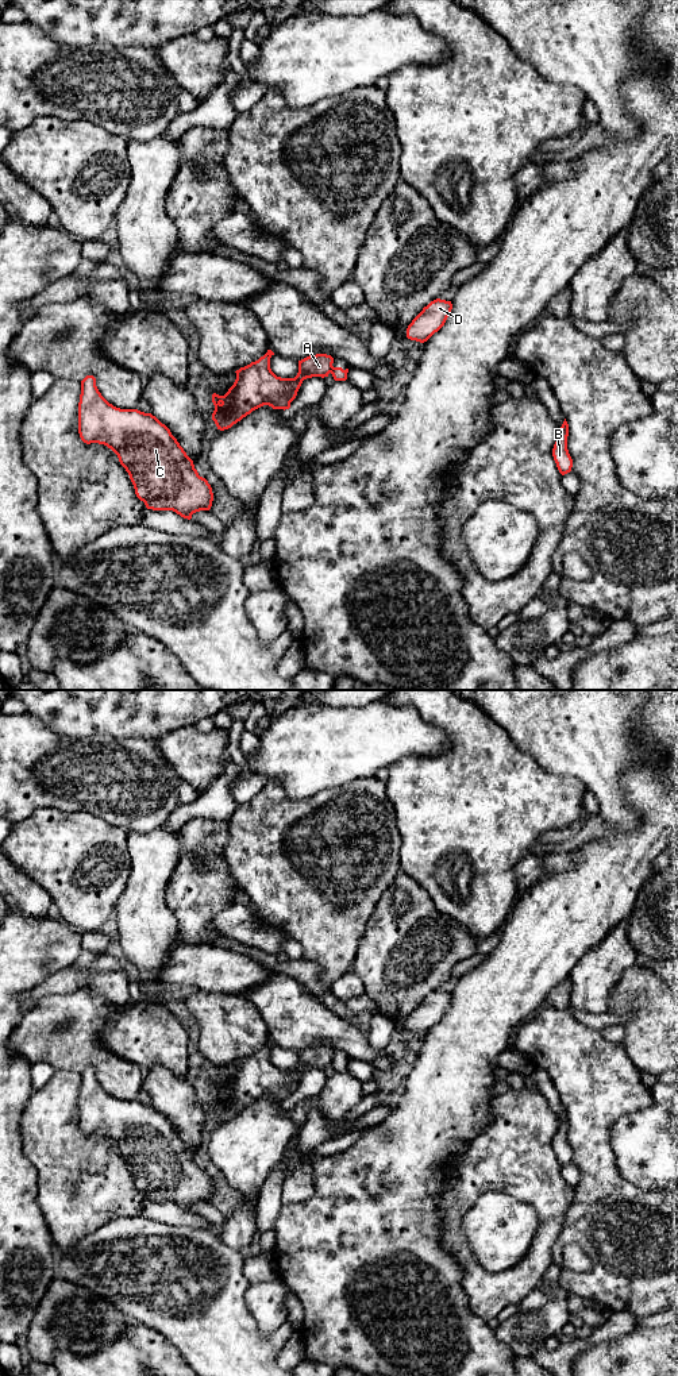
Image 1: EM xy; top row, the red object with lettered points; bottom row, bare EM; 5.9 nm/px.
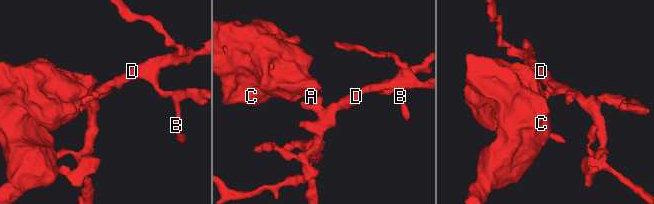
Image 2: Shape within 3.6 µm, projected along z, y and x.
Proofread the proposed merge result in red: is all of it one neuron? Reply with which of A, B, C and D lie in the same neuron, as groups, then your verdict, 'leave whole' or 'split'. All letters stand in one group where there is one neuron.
A C / B D; split

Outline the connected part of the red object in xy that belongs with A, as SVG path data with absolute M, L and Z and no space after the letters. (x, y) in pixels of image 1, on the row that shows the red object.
M271 350L258 361L236 370L236 379L224 396L212 394L215 411L212 420L217 429L224 431L250 415L269 405L273 409L289 409L304 379L328 377L334 358L327 354L309 355L298 361L294 378L277 377L270 369Z

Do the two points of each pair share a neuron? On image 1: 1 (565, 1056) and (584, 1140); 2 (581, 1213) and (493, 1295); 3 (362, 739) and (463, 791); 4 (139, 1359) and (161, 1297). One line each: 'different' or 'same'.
1: same
2: different
3: different
4: different

